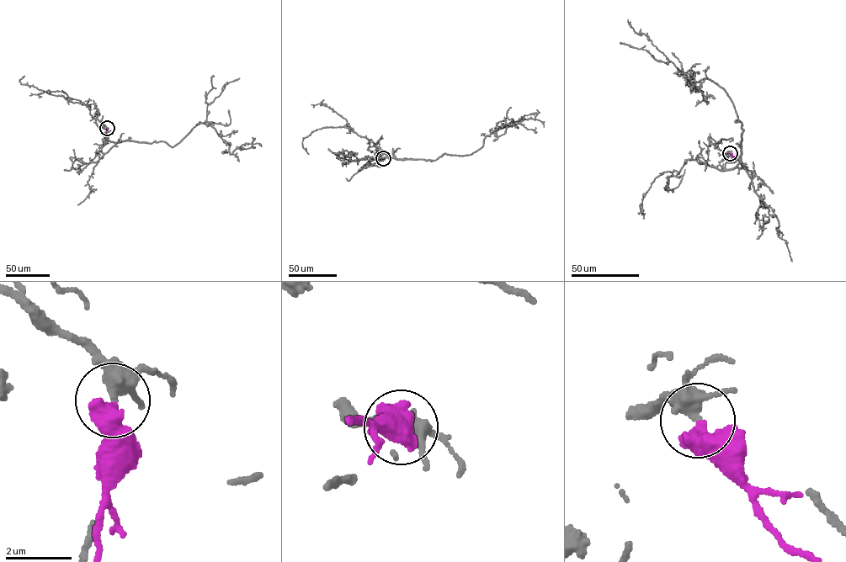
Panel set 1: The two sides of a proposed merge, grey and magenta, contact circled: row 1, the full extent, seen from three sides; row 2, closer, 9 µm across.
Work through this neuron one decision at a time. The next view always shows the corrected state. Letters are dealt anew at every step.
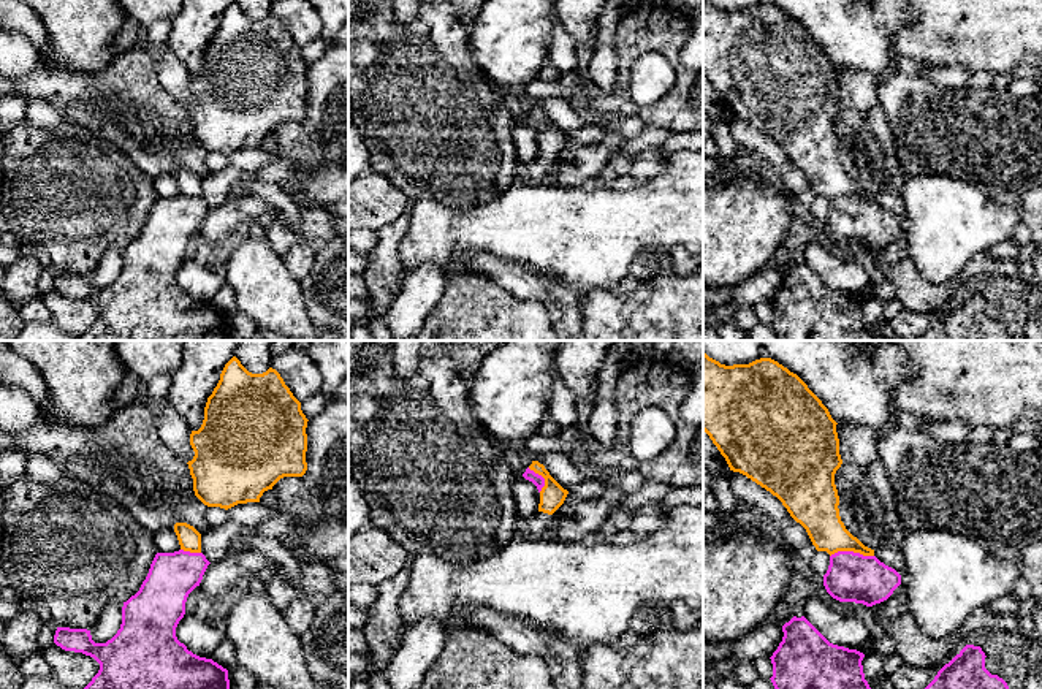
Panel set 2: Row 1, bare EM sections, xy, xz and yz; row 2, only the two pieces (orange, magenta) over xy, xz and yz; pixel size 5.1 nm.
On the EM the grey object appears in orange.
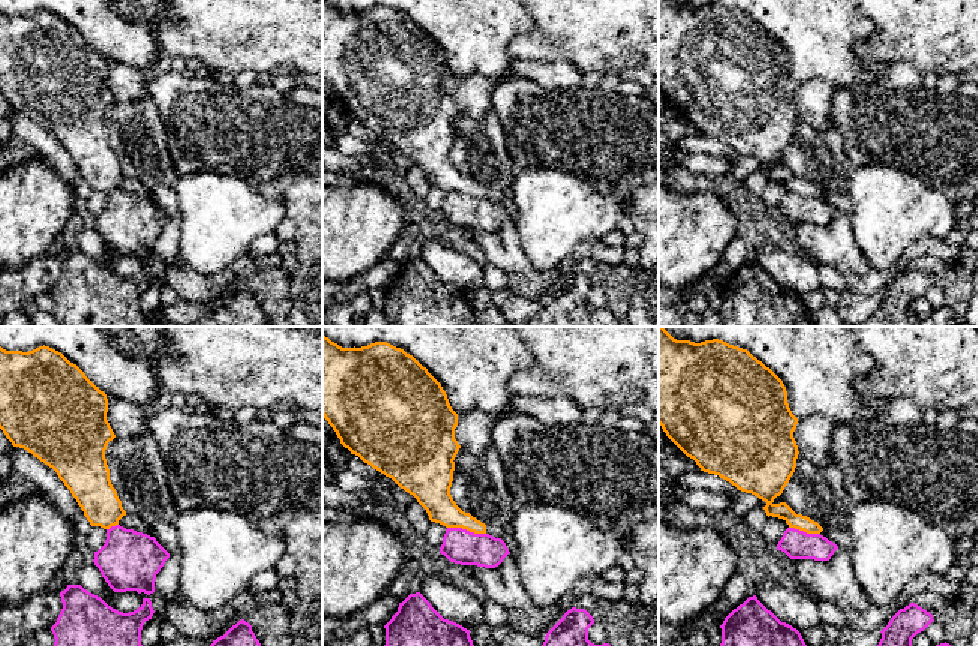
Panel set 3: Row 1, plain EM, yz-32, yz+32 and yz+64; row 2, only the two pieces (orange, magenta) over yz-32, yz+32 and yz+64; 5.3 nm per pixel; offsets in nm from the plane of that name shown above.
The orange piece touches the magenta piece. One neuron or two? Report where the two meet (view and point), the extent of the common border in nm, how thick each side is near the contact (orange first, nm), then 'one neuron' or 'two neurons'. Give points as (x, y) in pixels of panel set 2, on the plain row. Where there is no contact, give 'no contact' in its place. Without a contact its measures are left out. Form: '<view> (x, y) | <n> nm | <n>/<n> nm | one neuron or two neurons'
yz (851, 195) | 220 nm | 200/260 nm | two neurons

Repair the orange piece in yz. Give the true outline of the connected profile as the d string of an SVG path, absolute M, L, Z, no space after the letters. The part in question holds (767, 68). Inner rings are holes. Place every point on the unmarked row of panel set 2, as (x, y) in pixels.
M703 0L703 76L730 116L740 117L776 141L800 168L817 196L830 201L854 196L874 201L844 171L835 119L841 112L836 67L808 30L771 3L725 11Z

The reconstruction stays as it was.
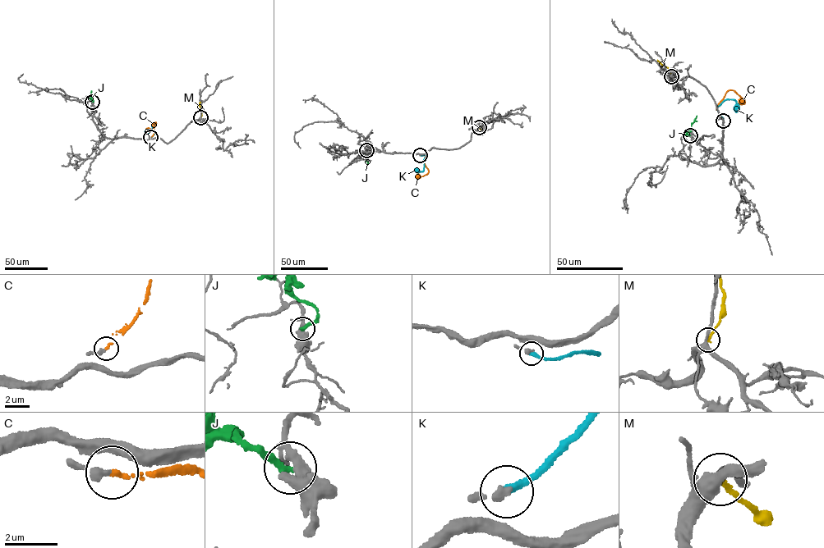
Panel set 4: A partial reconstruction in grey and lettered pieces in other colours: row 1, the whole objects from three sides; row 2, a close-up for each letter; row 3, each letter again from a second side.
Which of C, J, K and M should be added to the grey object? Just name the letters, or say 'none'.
C

